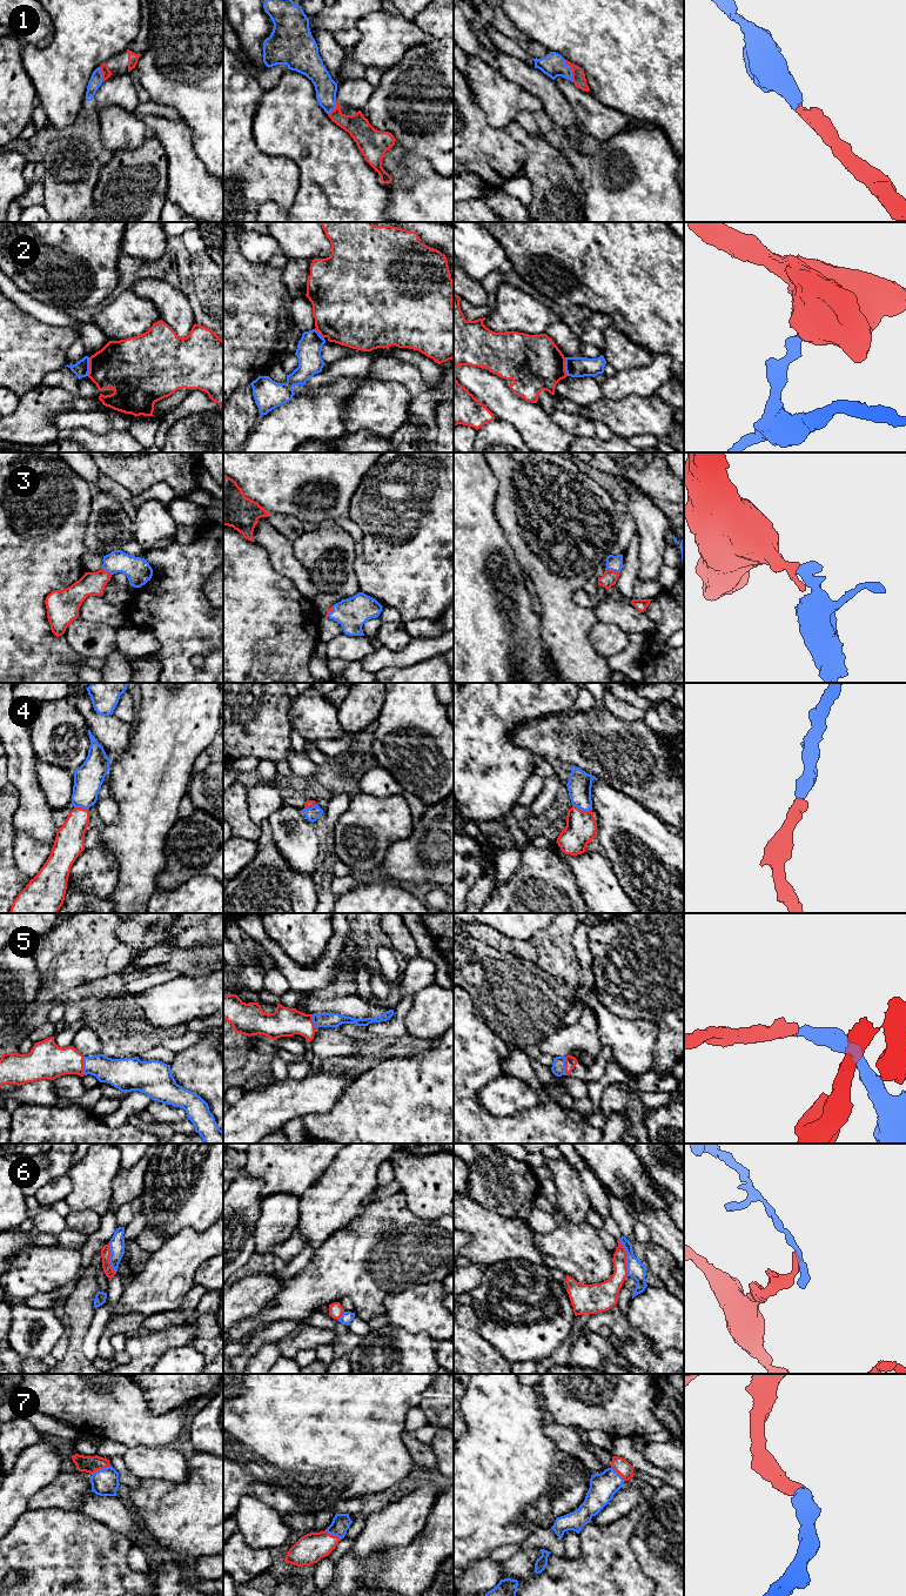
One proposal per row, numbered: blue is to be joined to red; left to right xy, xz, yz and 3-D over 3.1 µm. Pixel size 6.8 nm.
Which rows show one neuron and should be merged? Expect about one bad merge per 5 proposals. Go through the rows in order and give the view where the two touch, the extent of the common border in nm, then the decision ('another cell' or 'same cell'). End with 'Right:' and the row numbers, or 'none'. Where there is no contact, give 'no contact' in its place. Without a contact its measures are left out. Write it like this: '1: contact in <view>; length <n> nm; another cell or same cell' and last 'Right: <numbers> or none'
1: contact in yz; length 160 nm; same cell
2: contact in xy; length 130 nm; another cell
3: contact in yz; length 110 nm; same cell
4: contact in yz; length 130 nm; same cell
5: contact in xy; length 130 nm; same cell
6: contact in yz; length 260 nm; another cell
7: contact in xy; length 150 nm; same cell
Right: 1, 3, 4, 5, 7

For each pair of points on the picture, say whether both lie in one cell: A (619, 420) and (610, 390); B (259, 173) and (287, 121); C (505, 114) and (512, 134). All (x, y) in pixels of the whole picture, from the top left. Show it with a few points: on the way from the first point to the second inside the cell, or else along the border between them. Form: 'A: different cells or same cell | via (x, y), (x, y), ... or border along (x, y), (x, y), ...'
A: different cells | border along (603, 396), (610, 400), (631, 395), (641, 397)
B: different cells | border along (252, 133), (264, 153), (295, 162)
C: different cells | border along (484, 112), (494, 127), (504, 128), (514, 120)

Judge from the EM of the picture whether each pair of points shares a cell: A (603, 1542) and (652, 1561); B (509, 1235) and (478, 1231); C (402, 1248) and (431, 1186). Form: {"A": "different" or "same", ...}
{"A": "different", "B": "same", "C": "different"}

